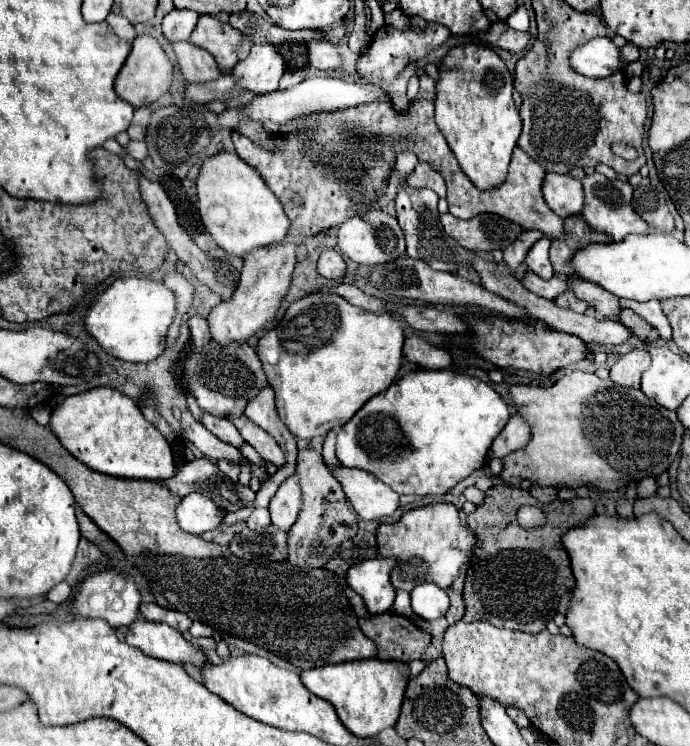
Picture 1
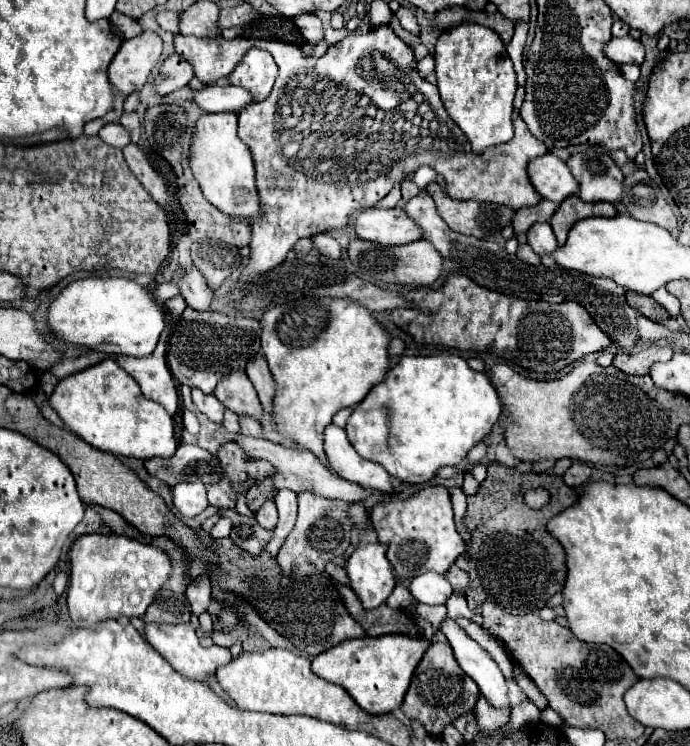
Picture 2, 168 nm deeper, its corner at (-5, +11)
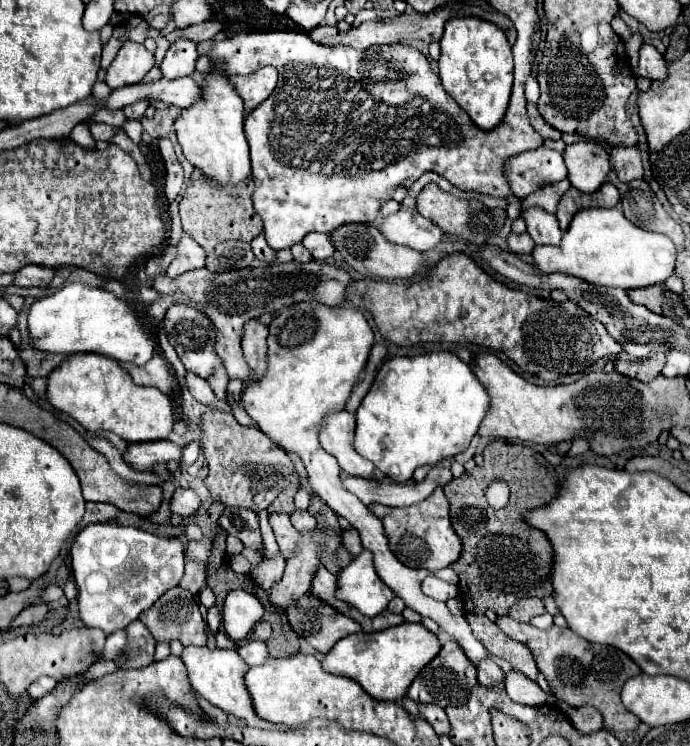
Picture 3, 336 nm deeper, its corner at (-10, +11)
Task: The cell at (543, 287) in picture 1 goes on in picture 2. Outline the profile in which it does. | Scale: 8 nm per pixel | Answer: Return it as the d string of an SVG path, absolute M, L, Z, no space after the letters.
M526 243L526 245L518 245L518 253L516 257L528 265L538 265L540 263L540 257L532 251L532 247Z

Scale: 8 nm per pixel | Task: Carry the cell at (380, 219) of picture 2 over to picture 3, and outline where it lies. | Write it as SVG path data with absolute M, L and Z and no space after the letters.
M401 207L397 213L383 217L379 221L379 231L387 237L387 241L407 245L417 251L429 251L443 239L443 231L425 219L415 207Z

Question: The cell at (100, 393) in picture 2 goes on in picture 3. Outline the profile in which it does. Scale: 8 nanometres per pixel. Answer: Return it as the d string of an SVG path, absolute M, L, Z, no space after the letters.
M81 353L65 359L47 383L49 403L71 415L91 433L109 431L127 443L135 441L161 441L173 431L171 399L155 387L139 387L131 375L119 367L115 359L97 353Z

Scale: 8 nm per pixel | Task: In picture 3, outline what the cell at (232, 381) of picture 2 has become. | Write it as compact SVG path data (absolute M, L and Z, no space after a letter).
M309 261L309 263L271 263L259 269L233 269L225 273L211 273L207 269L189 271L177 279L169 279L167 275L155 277L153 289L159 293L175 293L181 291L199 309L211 319L217 329L215 351L223 359L229 379L239 379L243 387L253 383L251 367L247 365L241 349L243 325L251 319L257 319L261 313L277 313L299 301L317 301L329 307L339 307L347 303L347 289L351 287L353 277L329 263Z

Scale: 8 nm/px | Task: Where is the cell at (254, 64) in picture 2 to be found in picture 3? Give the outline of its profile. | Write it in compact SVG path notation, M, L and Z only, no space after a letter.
M267 65L245 77L239 77L239 75L229 77L229 83L235 87L239 97L245 101L245 111L249 113L273 93L277 85L277 77L279 77L277 69Z

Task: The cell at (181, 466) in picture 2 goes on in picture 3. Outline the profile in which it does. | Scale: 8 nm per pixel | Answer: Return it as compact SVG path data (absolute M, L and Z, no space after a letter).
M151 441L151 443L131 443L123 455L125 463L135 471L151 471L157 463L181 461L183 447L171 441Z

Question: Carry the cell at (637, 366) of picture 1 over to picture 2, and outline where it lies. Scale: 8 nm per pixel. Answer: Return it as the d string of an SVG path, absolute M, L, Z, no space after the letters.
M650 345L640 353L618 353L612 365L628 375L646 375L656 361L668 361L672 357L672 349L668 345Z

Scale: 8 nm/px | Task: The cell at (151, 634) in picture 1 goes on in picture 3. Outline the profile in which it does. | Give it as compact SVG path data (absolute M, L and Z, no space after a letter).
M187 645L183 649L183 655L181 655L185 667L187 667L187 673L189 673L189 681L191 681L191 687L201 695L205 697L211 705L223 709L225 713L231 713L235 717L241 717L247 721L247 725L251 727L259 727L259 729L285 729L283 725L273 725L273 723L267 723L267 721L261 721L255 711L253 711L253 705L251 705L251 697L249 697L249 691L247 687L241 687L243 685L243 675L247 671L247 663L241 659L241 655L237 653L237 649L207 649L207 647L195 647L195 645Z

